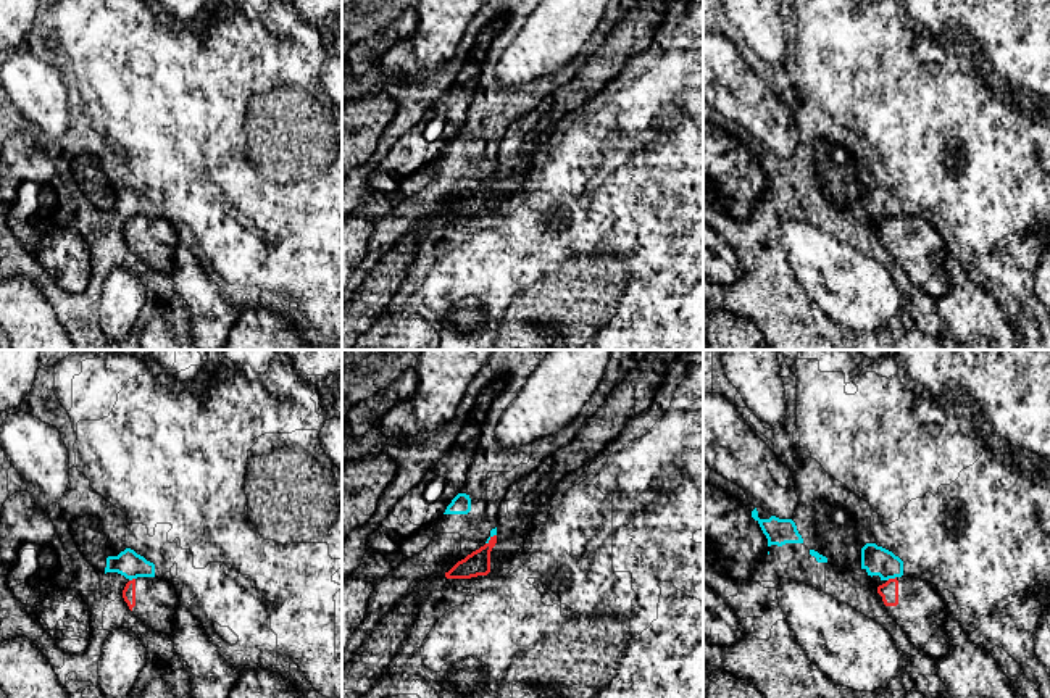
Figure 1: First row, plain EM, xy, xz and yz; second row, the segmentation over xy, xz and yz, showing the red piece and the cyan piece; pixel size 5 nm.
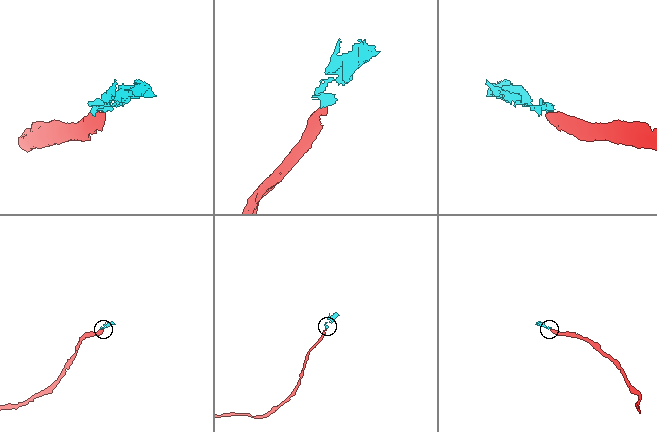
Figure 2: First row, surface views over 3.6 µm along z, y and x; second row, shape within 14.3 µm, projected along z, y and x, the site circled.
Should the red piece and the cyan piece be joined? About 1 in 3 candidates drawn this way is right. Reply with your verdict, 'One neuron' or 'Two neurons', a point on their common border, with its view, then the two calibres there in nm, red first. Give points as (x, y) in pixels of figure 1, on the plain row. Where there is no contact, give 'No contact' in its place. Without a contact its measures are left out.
Two neurons. Touches red at yz (891, 218). Thickness 90 nm (red) against 140 nm

